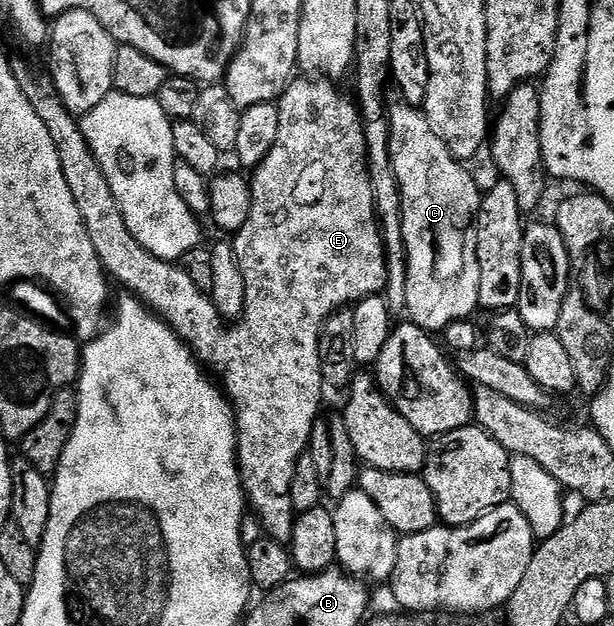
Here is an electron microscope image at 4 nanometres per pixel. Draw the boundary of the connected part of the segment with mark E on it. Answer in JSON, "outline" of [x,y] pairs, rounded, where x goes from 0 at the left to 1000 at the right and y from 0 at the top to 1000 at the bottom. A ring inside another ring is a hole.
{"outline":[[[497,123],[503,126],[479,125],[471,141],[459,149],[458,158],[451,165],[454,174],[454,219],[448,219],[448,232],[441,244],[425,262],[415,268],[409,280],[412,294],[412,313],[409,315],[409,340],[402,347],[397,359],[383,371],[378,383],[379,396],[386,401],[386,415],[396,430],[399,442],[399,500],[384,511],[378,522],[378,514],[370,513],[368,505],[355,497],[345,476],[339,470],[327,466],[327,458],[293,427],[293,419],[280,414],[261,414],[252,404],[246,404],[228,388],[218,375],[217,367],[205,359],[200,347],[197,323],[187,315],[187,308],[163,256],[158,254],[156,243],[138,217],[134,198],[125,196],[116,182],[112,171],[99,161],[80,165],[70,171],[73,198],[96,238],[96,251],[103,257],[103,270],[109,276],[111,294],[116,305],[122,308],[129,334],[135,340],[135,350],[148,372],[148,382],[156,388],[156,398],[164,406],[164,417],[171,422],[176,438],[186,447],[191,446],[212,466],[221,470],[231,484],[241,484],[257,503],[264,505],[270,516],[314,556],[316,567],[327,575],[329,581],[349,586],[357,597],[366,604],[363,610],[365,623],[370,626],[373,641],[379,647],[386,665],[386,738],[393,749],[393,764],[399,773],[399,788],[404,802],[419,815],[422,827],[432,834],[430,847],[445,859],[459,864],[469,863],[477,851],[477,832],[480,827],[480,805],[477,802],[477,764],[484,759],[484,740],[490,728],[497,725],[497,716],[503,712],[503,700],[511,682],[518,681],[516,655],[523,650],[523,623],[531,623],[533,613],[523,594],[523,529],[529,522],[529,513],[544,497],[560,492],[564,487],[580,486],[585,478],[596,478],[601,471],[617,471],[625,466],[630,455],[630,417],[627,414],[627,380],[621,375],[621,359],[614,353],[614,327],[607,313],[606,286],[601,281],[601,238],[594,224],[594,198],[588,185],[583,166],[573,157],[570,160],[559,147],[549,141],[547,131],[529,123]]]}

